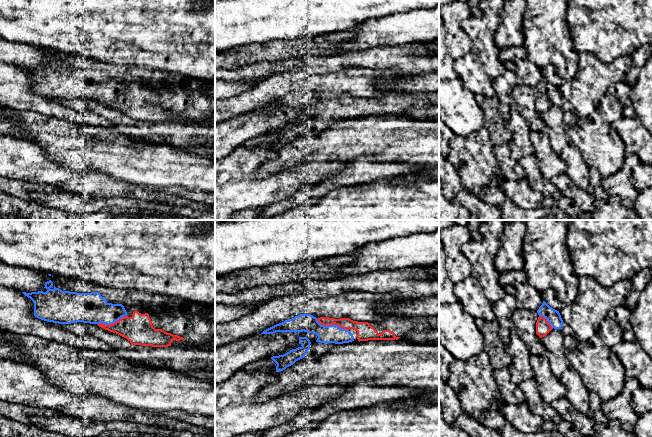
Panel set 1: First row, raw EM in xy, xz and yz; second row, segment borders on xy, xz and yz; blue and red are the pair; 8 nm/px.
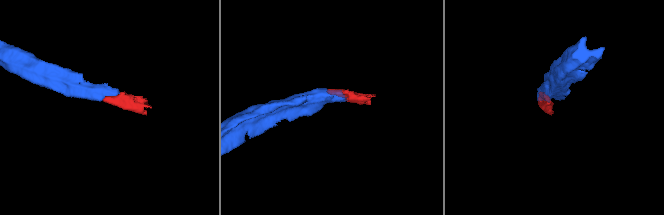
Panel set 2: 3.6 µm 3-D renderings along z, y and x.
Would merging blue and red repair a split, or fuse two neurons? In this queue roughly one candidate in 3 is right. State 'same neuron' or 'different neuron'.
same neuron

